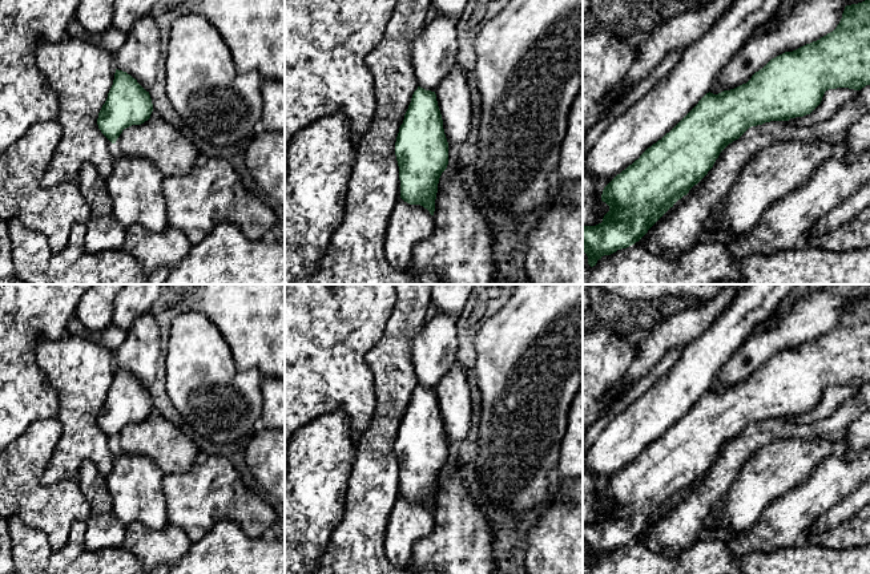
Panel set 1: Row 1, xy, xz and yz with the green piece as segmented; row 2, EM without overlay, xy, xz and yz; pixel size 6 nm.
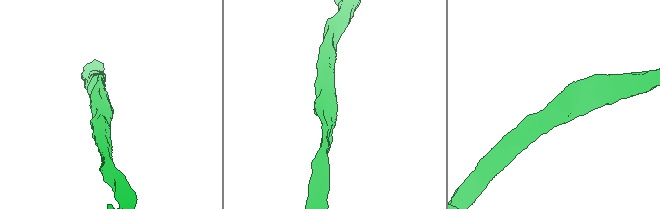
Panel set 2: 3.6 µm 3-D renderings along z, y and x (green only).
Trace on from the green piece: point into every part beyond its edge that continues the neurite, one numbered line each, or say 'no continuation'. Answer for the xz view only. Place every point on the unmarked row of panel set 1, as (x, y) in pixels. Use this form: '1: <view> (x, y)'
no continuation

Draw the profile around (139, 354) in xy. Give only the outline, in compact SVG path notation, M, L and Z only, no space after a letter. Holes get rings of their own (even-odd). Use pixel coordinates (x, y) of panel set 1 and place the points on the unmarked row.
M150 312L142 315L116 351L116 367L130 372L148 389L156 379L160 343L157 320Z

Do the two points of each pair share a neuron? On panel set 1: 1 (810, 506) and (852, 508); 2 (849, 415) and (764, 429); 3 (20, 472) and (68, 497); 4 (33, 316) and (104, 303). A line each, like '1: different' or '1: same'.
1: different
2: same
3: same
4: different

